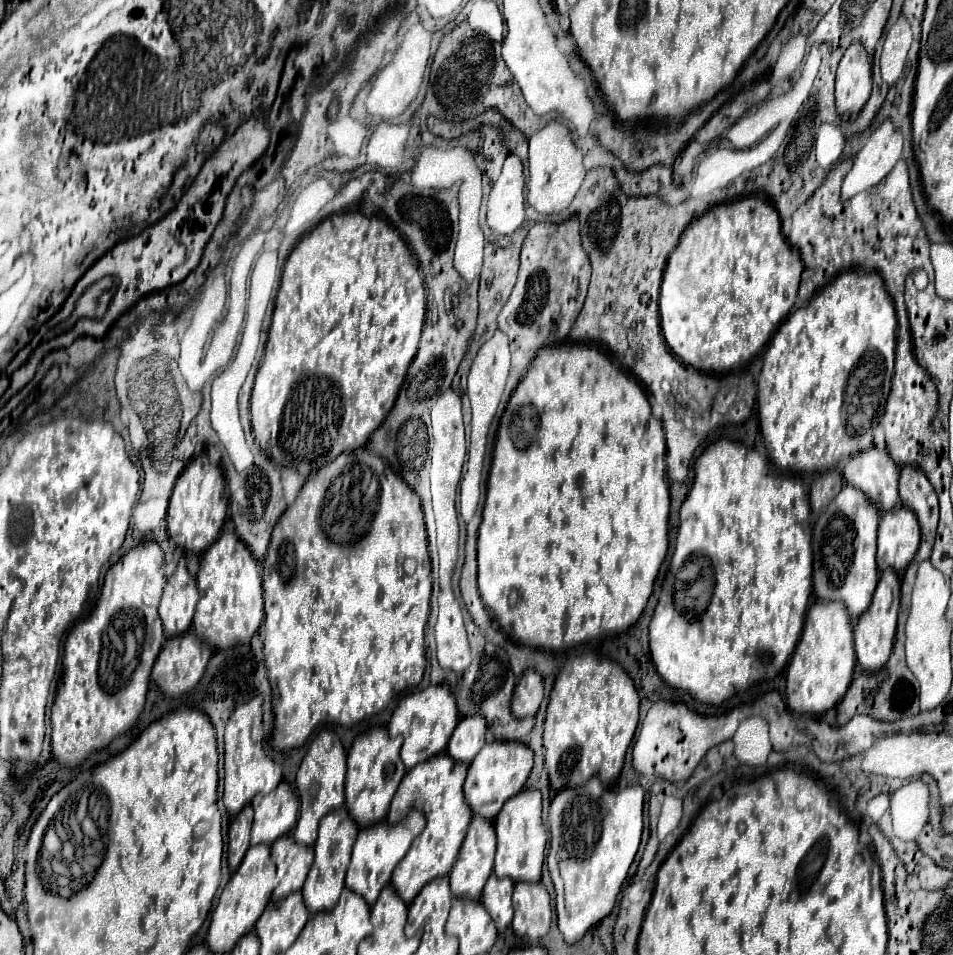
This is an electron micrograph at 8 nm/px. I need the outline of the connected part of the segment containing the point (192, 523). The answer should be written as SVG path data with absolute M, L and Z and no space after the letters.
M207 454L193 458L183 470L183 474L179 476L171 494L169 512L167 512L167 532L171 540L177 546L185 548L187 552L193 554L205 552L209 544L213 544L221 534L227 516L227 506L229 506L229 498L227 498L227 486L221 468L211 466Z

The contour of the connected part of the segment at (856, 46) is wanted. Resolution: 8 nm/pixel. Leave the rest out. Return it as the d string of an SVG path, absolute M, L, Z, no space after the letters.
M853 42L839 68L835 88L835 108L841 116L855 118L871 94L871 64L867 52L859 42Z

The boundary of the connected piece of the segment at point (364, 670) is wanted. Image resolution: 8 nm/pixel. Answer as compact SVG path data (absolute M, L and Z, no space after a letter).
M359 448L351 454L341 454L337 460L323 466L315 476L309 476L303 490L299 492L293 506L285 510L279 524L273 530L271 544L263 562L263 590L265 590L265 668L267 678L273 690L273 716L275 728L271 736L271 744L279 752L295 750L307 742L313 730L321 722L333 722L339 726L353 726L361 722L365 716L373 716L381 712L405 686L417 686L423 678L425 670L425 624L431 612L431 560L427 550L427 532L423 522L423 510L419 496L407 486L403 478L399 478L377 454L367 448Z

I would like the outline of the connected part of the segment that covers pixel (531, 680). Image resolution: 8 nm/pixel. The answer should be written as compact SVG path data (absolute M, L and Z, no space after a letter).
M527 670L513 692L511 712L515 718L535 716L543 702L543 678L535 670Z

